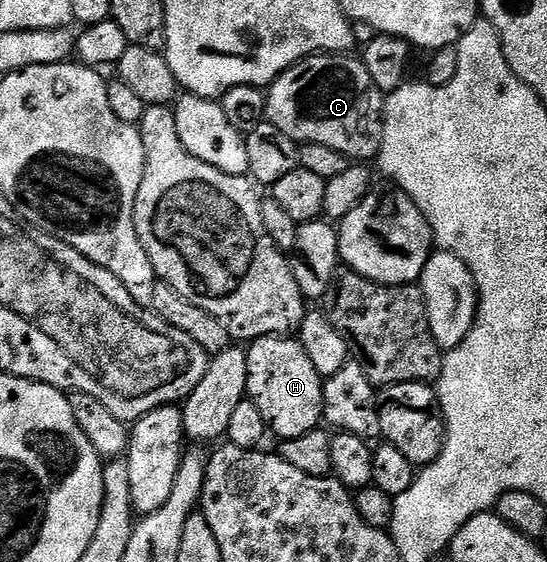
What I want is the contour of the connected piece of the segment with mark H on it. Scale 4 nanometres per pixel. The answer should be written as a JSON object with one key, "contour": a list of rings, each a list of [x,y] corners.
{"contour":[[[292,336],[258,338],[246,350],[248,356],[247,401],[262,412],[262,420],[269,431],[280,440],[306,436],[317,429],[324,417],[324,382],[310,364],[310,356],[302,344]]]}

